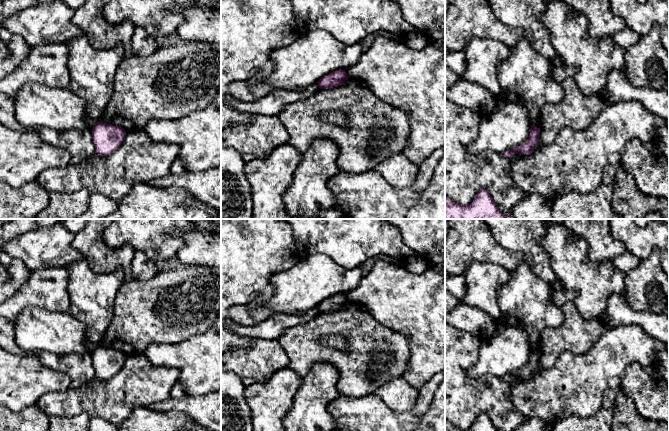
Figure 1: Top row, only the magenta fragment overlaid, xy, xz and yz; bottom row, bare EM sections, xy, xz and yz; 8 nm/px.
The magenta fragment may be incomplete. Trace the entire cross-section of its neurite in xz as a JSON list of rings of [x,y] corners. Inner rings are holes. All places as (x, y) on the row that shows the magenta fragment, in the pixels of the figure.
[[[340,69],[324,76],[317,83],[320,89],[329,89],[329,88],[339,87],[348,78],[349,77],[345,72],[345,70]]]

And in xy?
[[[102,121],[95,123],[91,132],[95,153],[101,156],[110,155],[117,150],[126,135],[123,128]]]

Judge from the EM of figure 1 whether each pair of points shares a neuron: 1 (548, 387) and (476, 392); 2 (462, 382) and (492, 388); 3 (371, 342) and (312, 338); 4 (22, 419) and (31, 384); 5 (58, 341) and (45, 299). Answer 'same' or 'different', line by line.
1: different
2: same
3: same
4: different
5: different

